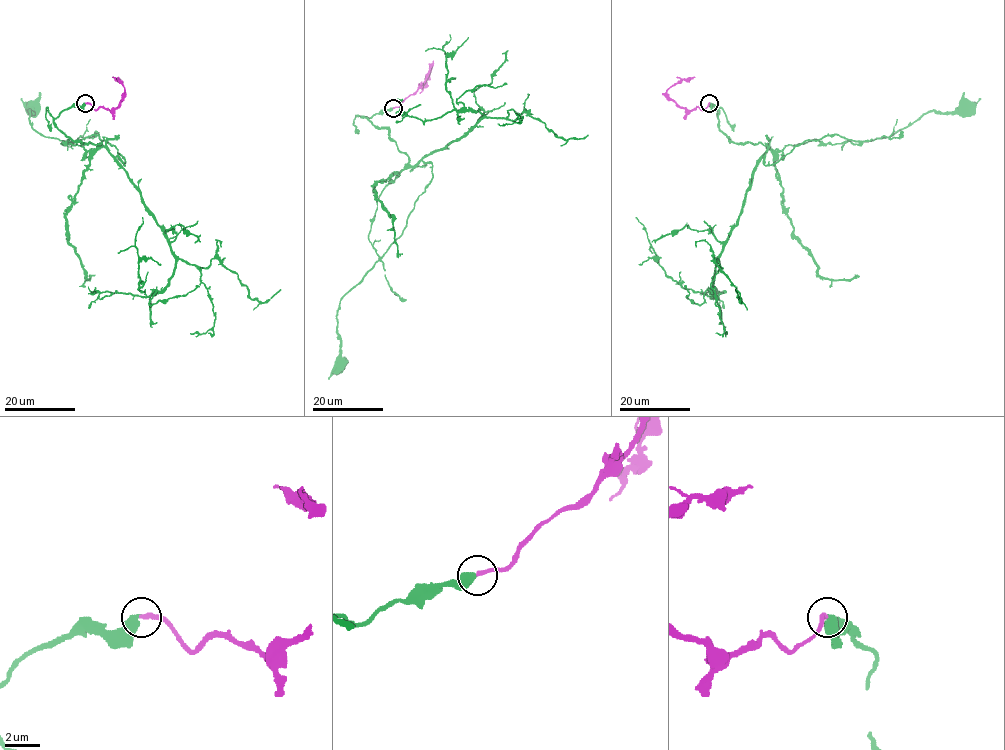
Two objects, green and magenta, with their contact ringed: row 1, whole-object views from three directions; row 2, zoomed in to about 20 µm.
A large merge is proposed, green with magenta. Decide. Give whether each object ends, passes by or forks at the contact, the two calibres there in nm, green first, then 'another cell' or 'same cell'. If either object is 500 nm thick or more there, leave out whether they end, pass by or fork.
550/240 nm | same cell

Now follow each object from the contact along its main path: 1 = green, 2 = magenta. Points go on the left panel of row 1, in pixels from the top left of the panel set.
1: (85, 103), (61, 112), (53, 123), (75, 141), (101, 143), (86, 151), (33, 129), (31, 107)
2: (85, 103), (96, 110), (98, 107), (114, 110), (118, 106), (124, 87), (112, 77)

